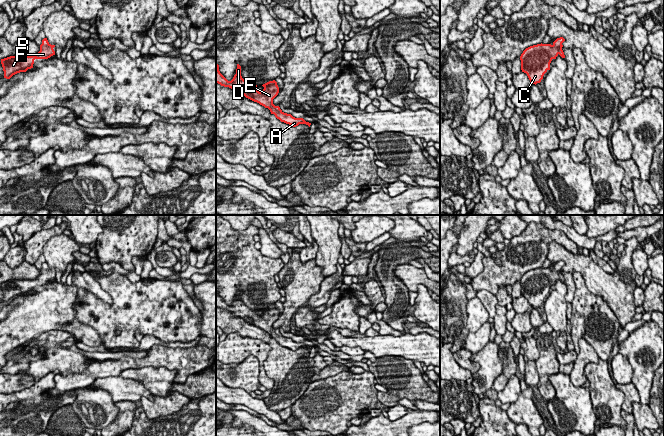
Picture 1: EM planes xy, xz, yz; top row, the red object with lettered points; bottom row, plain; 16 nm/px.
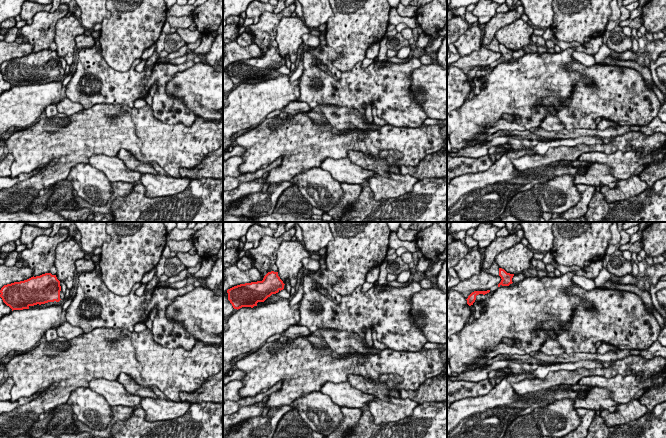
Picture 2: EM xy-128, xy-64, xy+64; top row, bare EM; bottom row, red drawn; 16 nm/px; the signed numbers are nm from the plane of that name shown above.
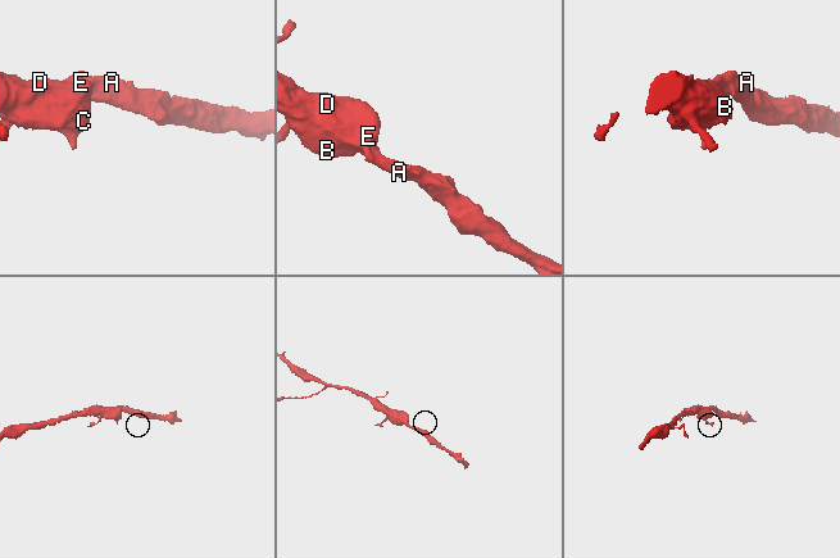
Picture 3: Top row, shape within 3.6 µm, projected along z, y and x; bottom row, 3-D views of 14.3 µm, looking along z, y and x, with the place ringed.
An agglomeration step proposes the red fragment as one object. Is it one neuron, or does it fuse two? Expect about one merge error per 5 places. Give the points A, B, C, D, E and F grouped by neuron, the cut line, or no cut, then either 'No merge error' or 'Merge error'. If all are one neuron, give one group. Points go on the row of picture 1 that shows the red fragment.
Groups: A B C D E F. No split. No merge error

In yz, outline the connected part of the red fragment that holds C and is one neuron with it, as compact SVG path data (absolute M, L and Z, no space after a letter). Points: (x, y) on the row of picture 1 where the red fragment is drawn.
M563 37L557 38L553 44L537 44L526 48L520 56L521 70L526 73L531 84L540 83L544 74L550 70L550 63L558 55L565 58L562 50Z

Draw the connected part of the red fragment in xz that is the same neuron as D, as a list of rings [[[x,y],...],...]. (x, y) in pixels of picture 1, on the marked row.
[[[216,64],[216,83],[224,87],[231,88],[234,92],[244,95],[246,98],[259,103],[268,108],[271,114],[274,114],[281,122],[293,127],[299,124],[306,124],[310,127],[311,123],[306,122],[303,118],[295,118],[291,114],[284,113],[279,106],[273,104],[273,99],[279,93],[279,87],[275,80],[269,81],[262,86],[262,91],[257,90],[257,85],[250,85],[241,76],[241,66],[237,64],[236,74],[231,81],[228,81],[219,71],[219,65]]]

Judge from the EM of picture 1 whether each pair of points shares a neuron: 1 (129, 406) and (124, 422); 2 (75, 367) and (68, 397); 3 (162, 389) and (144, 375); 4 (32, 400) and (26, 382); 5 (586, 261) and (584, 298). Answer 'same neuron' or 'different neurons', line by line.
1: same neuron
2: different neurons
3: same neuron
4: different neurons
5: different neurons

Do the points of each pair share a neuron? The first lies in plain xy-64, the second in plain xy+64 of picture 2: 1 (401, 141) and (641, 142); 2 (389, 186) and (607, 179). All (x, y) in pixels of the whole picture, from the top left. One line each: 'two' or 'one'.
1: one
2: two

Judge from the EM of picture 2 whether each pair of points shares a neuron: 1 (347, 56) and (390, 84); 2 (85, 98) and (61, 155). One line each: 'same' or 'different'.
1: different
2: different

